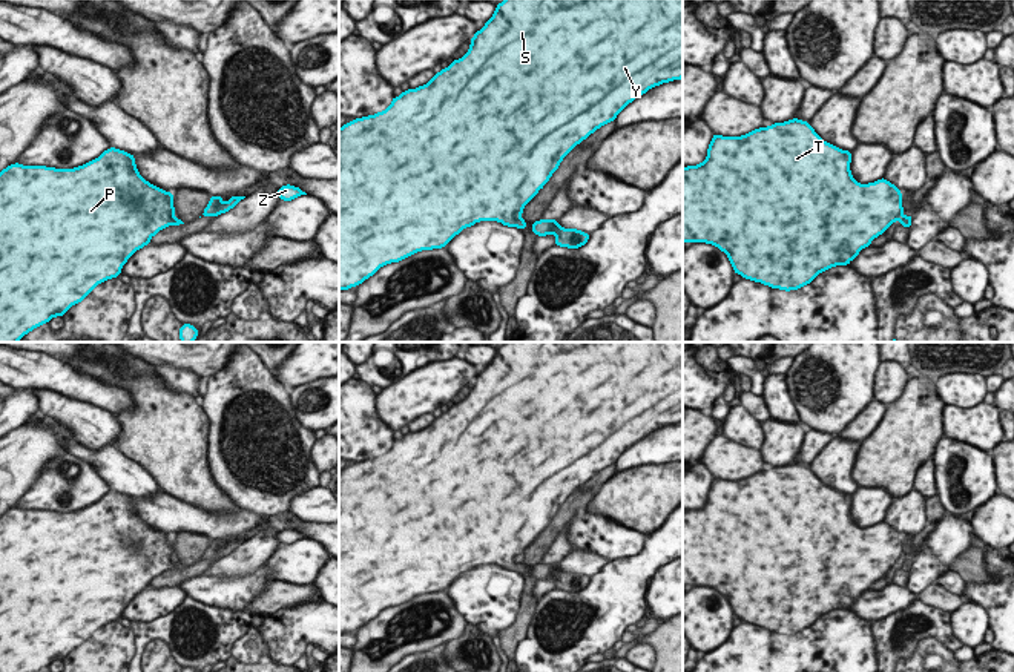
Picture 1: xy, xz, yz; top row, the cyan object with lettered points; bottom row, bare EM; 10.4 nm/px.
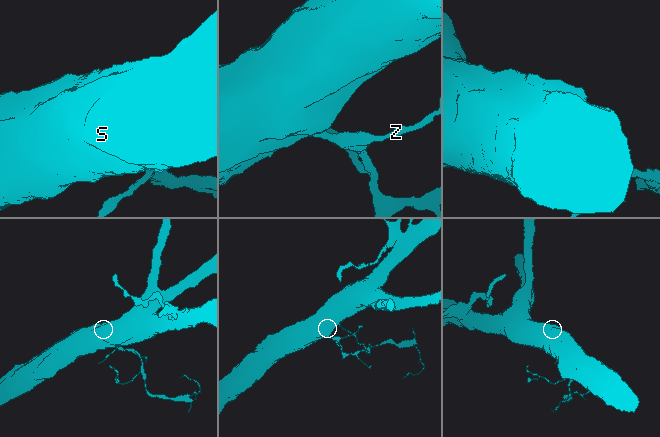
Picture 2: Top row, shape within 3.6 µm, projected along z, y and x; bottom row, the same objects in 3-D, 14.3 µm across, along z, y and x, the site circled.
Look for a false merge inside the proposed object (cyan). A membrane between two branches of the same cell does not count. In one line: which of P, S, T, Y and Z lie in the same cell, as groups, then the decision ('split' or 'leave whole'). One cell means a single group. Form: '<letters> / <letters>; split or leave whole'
P S T Y Z; leave whole

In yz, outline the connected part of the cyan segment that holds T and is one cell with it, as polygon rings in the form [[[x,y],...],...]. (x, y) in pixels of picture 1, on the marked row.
[[[798,118],[762,126],[741,137],[713,133],[707,158],[701,164],[683,167],[683,242],[718,247],[730,259],[733,272],[746,279],[785,292],[798,290],[830,267],[848,265],[894,221],[911,227],[913,218],[902,215],[902,192],[885,178],[859,184],[851,176],[850,163],[850,150],[824,141],[807,121]]]

